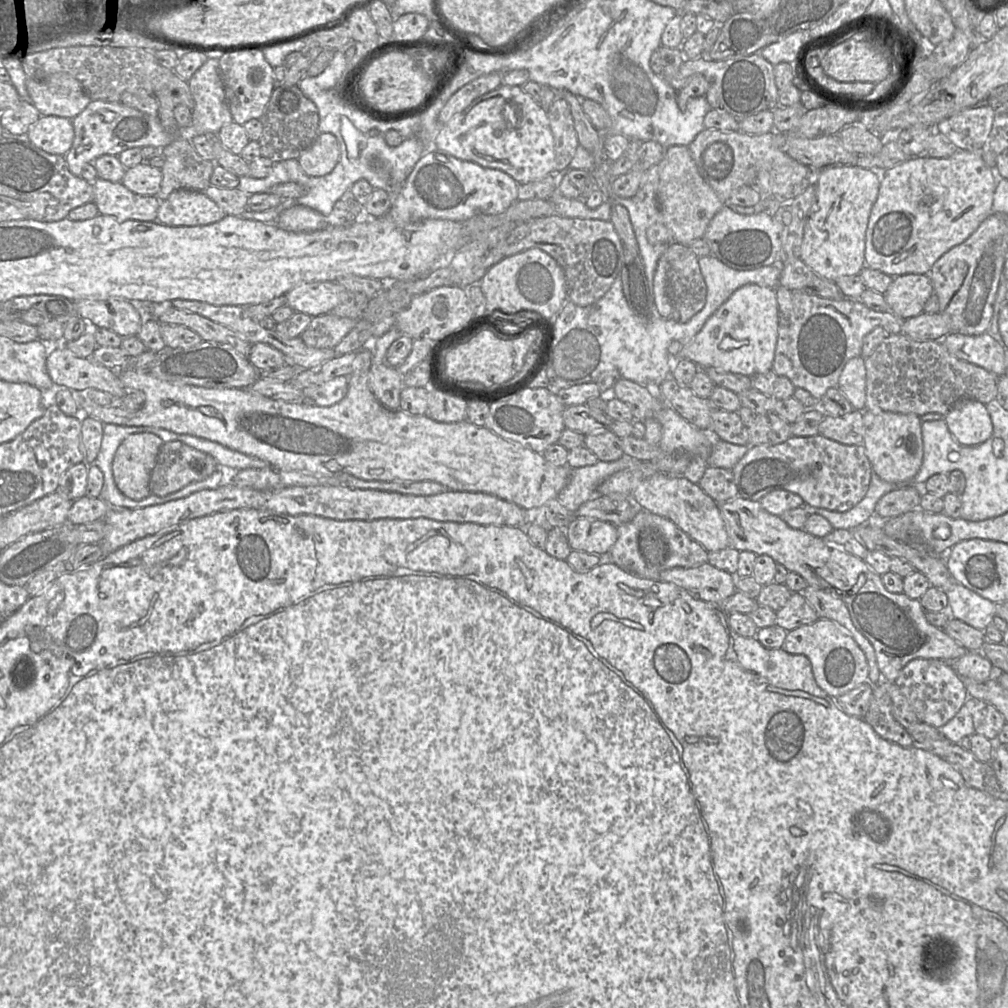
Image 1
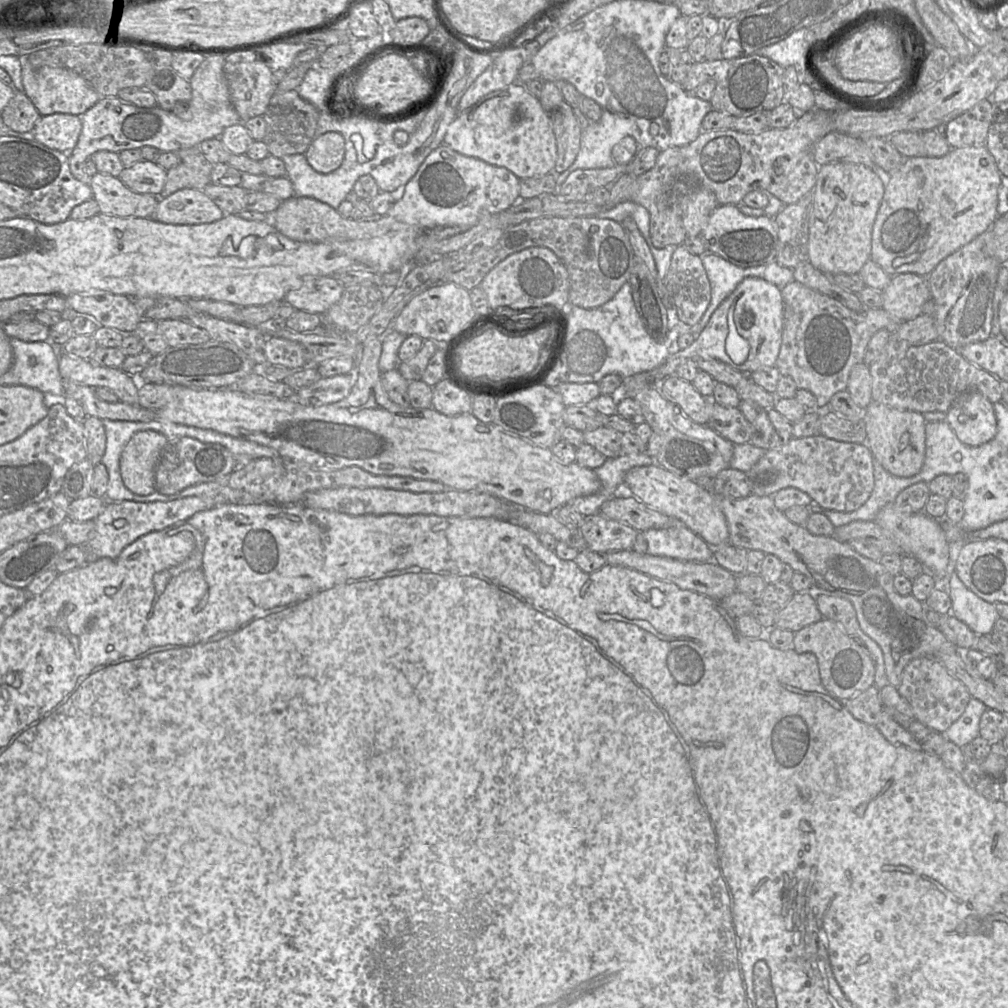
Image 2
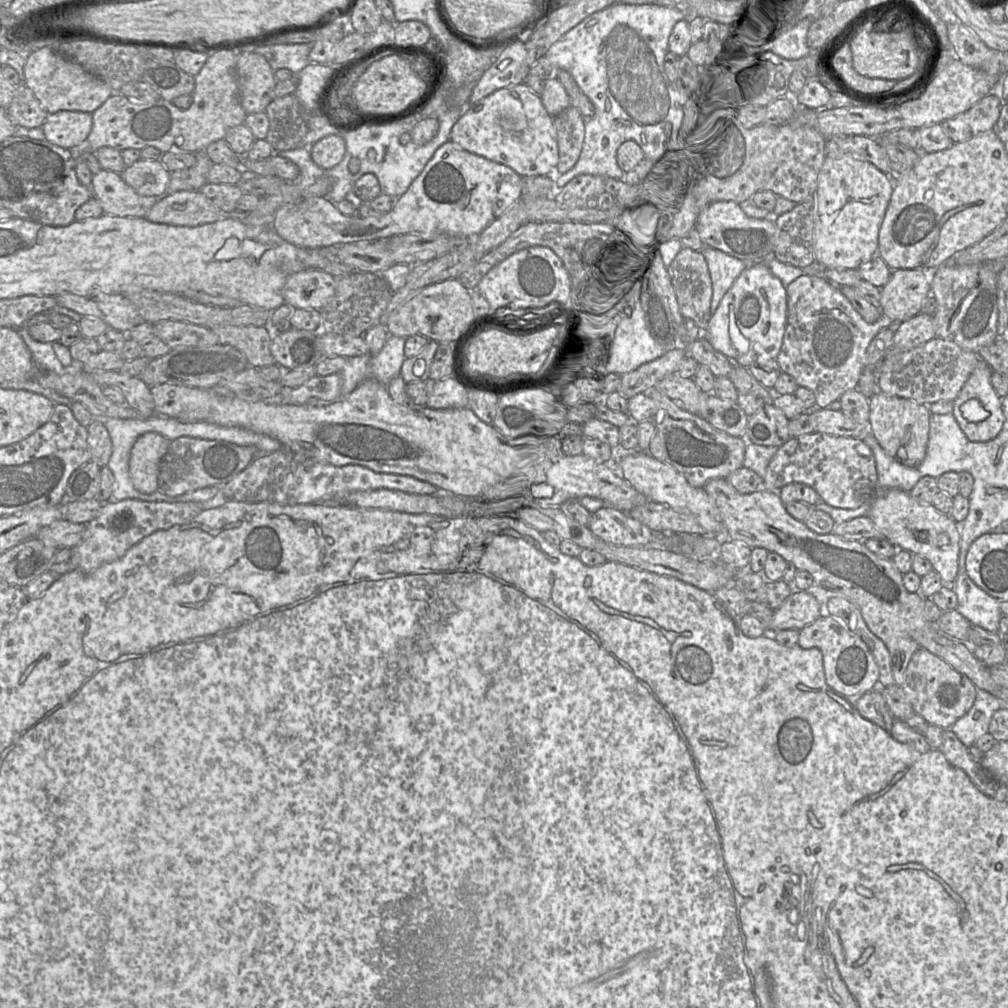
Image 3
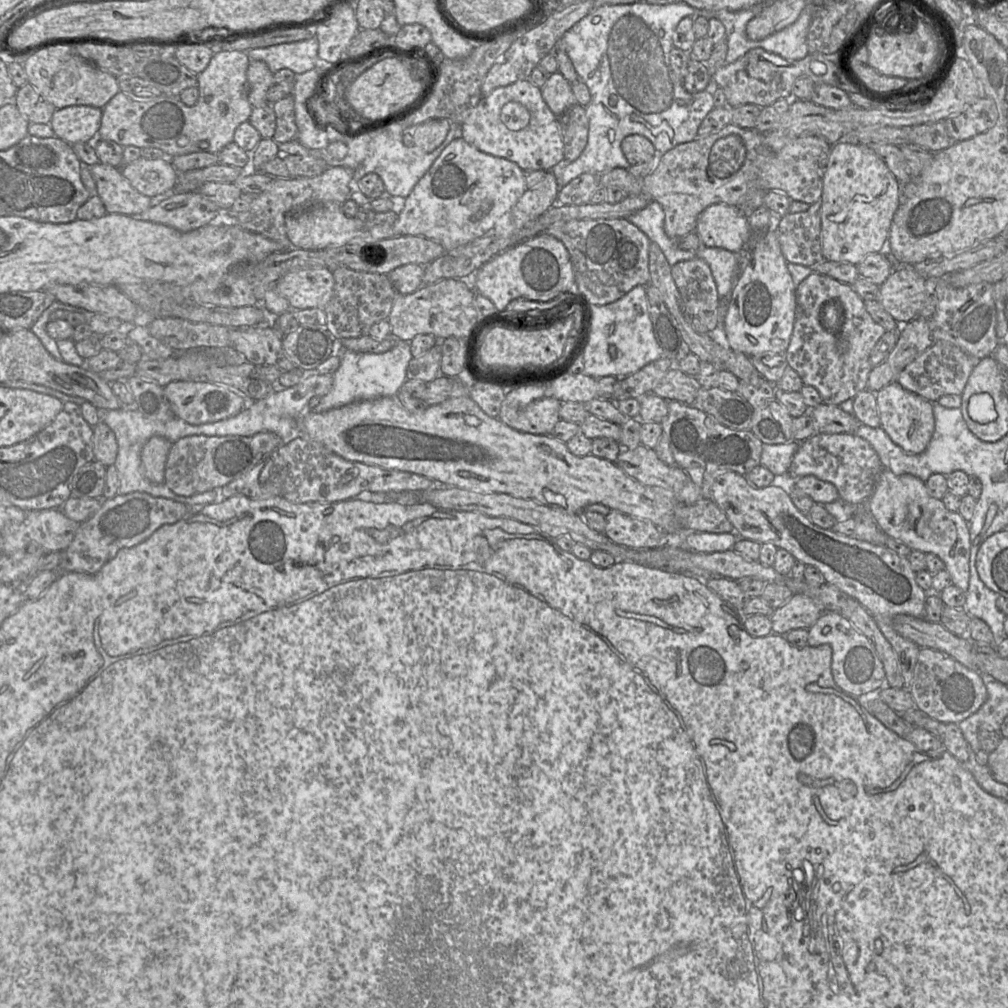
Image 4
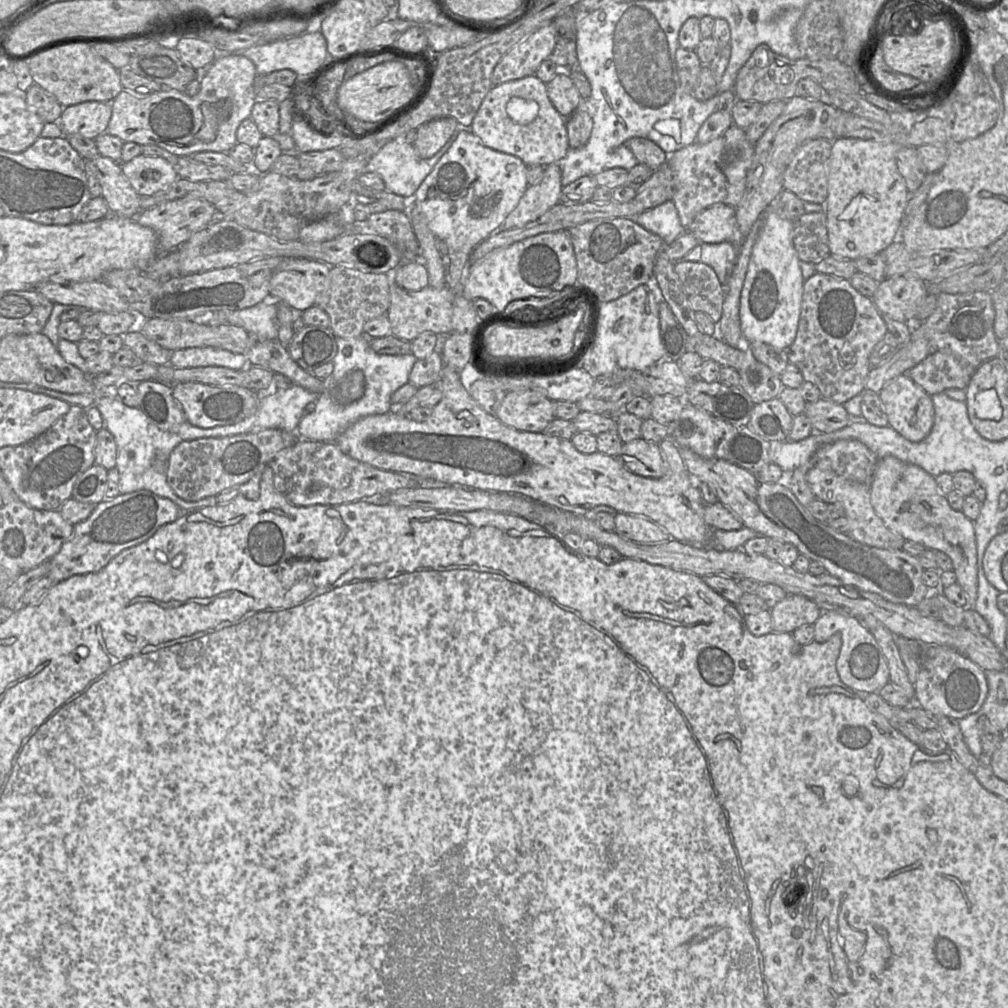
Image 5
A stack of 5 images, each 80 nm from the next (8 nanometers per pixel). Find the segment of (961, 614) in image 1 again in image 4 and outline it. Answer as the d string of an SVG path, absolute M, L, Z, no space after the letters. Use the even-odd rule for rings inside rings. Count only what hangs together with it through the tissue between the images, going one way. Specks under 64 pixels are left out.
M976 544L971 546L969 586L965 592L965 611L973 617L983 620L991 629L994 646L999 645L1007 636L1004 621L1007 617L996 606L998 593L989 589L980 579L976 570Z

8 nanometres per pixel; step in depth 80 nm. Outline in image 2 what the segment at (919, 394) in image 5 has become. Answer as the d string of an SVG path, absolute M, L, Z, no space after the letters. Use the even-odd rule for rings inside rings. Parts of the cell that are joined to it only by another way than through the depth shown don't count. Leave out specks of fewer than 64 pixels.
M871 401L865 410L866 441L874 460L886 471L898 477L918 474L923 466L926 451L926 420L920 412L890 408Z

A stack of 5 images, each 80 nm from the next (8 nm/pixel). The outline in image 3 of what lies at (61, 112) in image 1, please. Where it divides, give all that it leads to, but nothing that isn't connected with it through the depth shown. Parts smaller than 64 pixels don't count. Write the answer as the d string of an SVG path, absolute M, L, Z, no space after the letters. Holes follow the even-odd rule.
M48 45L26 57L24 84L48 114L63 110L93 113L114 93L103 80L57 52L56 45Z

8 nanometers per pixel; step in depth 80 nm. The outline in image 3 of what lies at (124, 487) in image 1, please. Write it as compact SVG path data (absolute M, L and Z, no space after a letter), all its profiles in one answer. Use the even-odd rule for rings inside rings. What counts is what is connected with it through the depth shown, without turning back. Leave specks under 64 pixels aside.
M154 432L137 438L129 458L129 476L137 491L144 494L157 491L159 464L169 443L168 439Z

